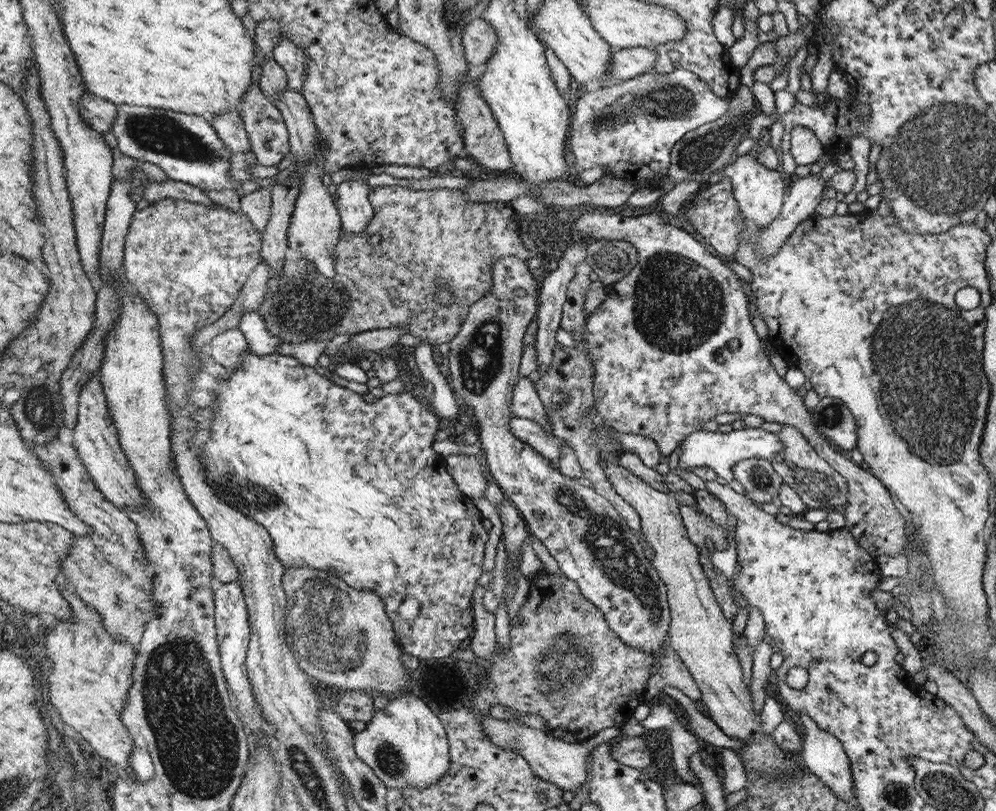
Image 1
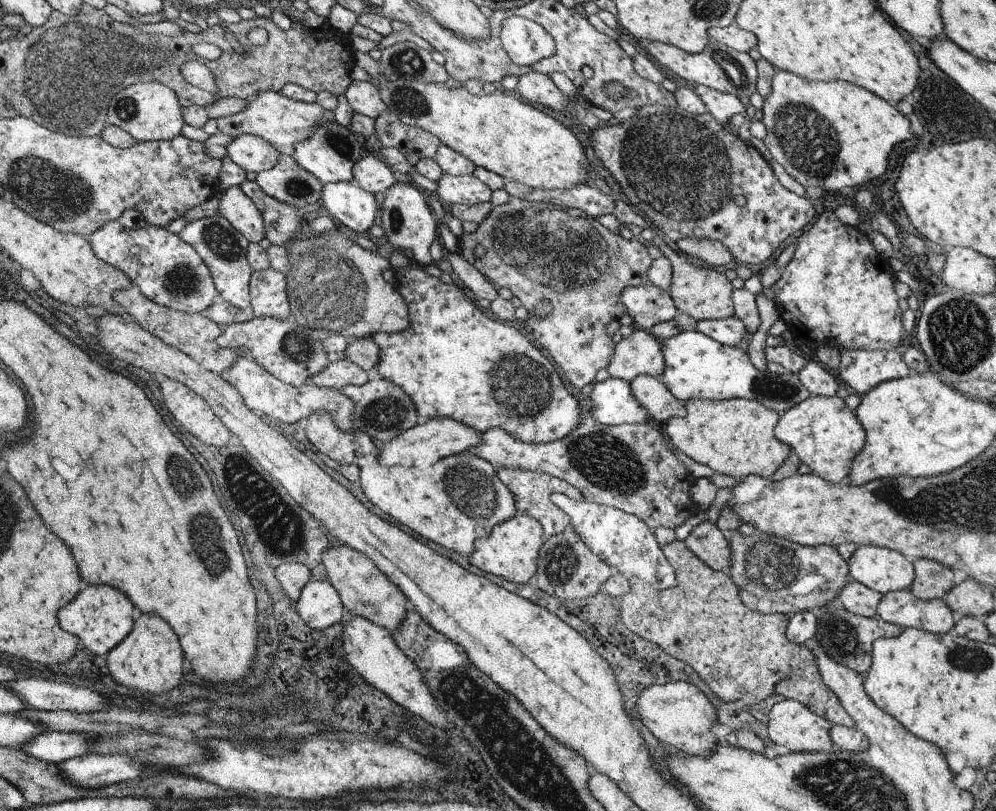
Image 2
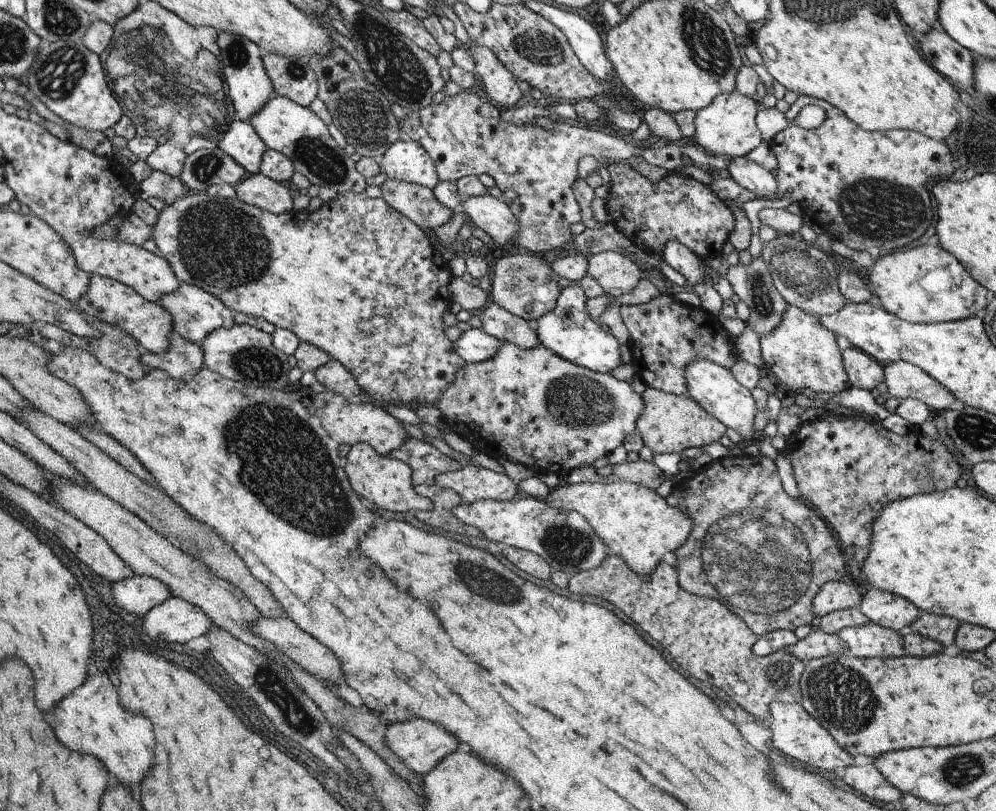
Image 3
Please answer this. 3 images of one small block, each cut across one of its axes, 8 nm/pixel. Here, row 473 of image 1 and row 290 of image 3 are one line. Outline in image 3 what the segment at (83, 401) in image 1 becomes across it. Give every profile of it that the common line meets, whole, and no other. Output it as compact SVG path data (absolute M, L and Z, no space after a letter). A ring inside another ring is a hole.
M93 275L90 288L78 302L78 307L86 312L92 321L100 325L108 323L118 326L126 334L132 334L132 338L141 345L144 351L162 354L162 352L170 350L170 338L172 338L174 330L173 316L165 307L142 298L141 294L126 286L125 283Z

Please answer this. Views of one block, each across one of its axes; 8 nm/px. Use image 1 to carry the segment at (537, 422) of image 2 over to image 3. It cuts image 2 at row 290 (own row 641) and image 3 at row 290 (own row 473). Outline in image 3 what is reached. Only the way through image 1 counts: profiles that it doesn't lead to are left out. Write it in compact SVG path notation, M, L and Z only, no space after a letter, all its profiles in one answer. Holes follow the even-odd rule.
M207 191L178 198L174 204L165 205L159 212L158 222L153 226L152 239L162 252L164 258L169 259L170 266L176 271L182 282L202 287L202 290L221 299L227 307L237 313L262 317L272 323L277 329L288 329L297 334L304 342L309 342L329 354L331 359L341 362L357 379L358 386L376 402L388 402L392 405L405 405L406 407L417 404L418 406L434 406L436 400L452 386L456 380L456 372L466 364L454 352L454 342L445 335L448 326L443 321L444 314L452 308L452 296L448 286L452 282L453 274L448 261L444 260L440 251L437 251L430 242L430 232L414 224L409 218L394 210L386 204L383 197L370 198L366 192L346 192L336 198L325 202L314 212L306 209L274 214L262 210L257 206L249 205L236 198L220 198L210 196Z

